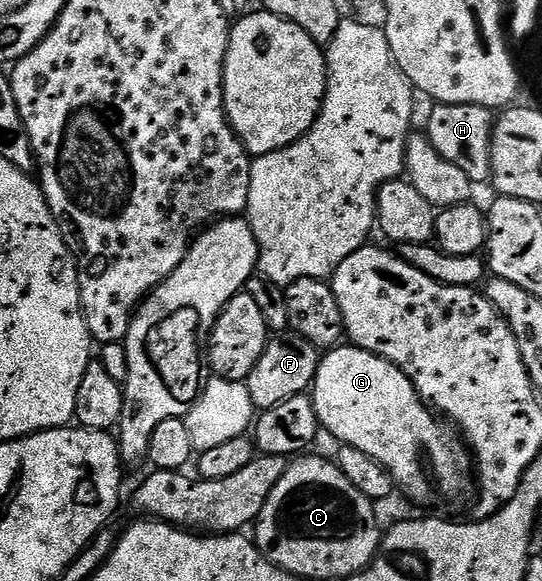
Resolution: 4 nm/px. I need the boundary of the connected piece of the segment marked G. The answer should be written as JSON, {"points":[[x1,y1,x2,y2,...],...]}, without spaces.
{"points":[[338,346,330,348,320,357,317,373,313,379,313,387,311,389,311,399,315,406,315,414,317,415,318,425,322,429,325,428,334,436,335,439,341,440,342,445,354,448,355,450,363,450,363,454,367,454,371,458,375,458,375,462,379,462,391,474,394,485,398,489,401,488,414,500,417,504,461,504,469,496,469,491,474,491,475,480,471,475,471,452,467,447,466,441,459,435,456,427,450,426,444,419,438,418,433,409,422,400,420,394,415,390,415,386,410,382,409,376,403,374,403,370,399,370,399,366,395,366,391,362,387,362,382,356,371,354,362,348,352,346]]}

